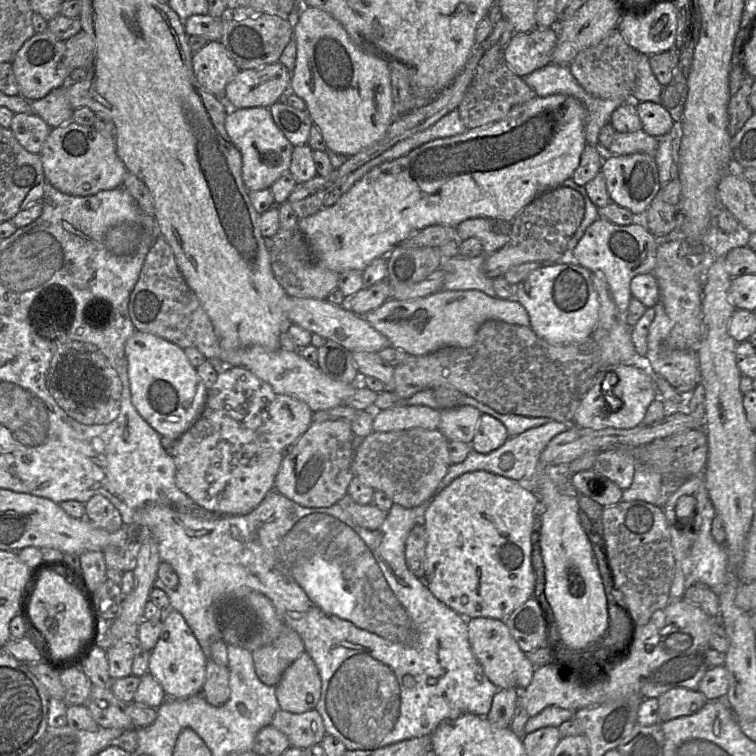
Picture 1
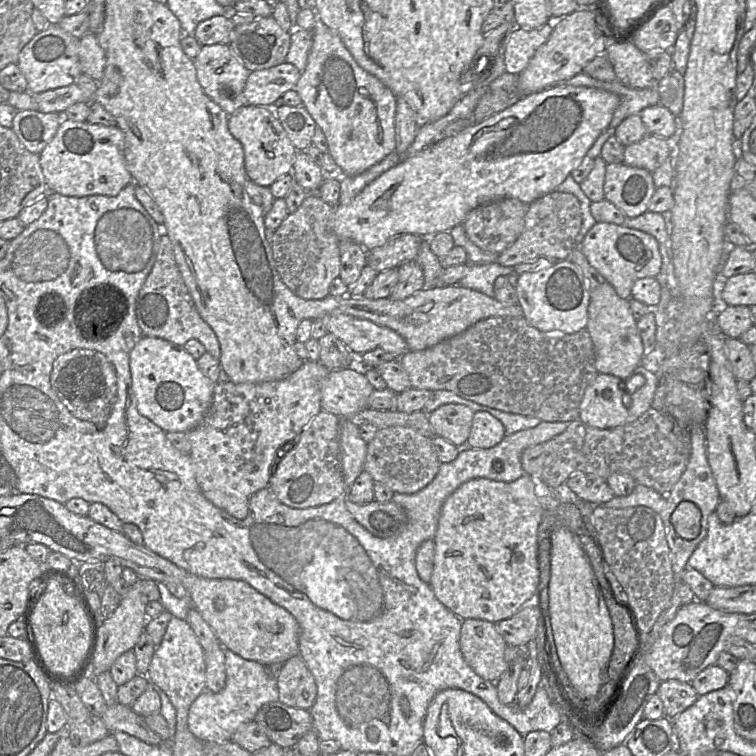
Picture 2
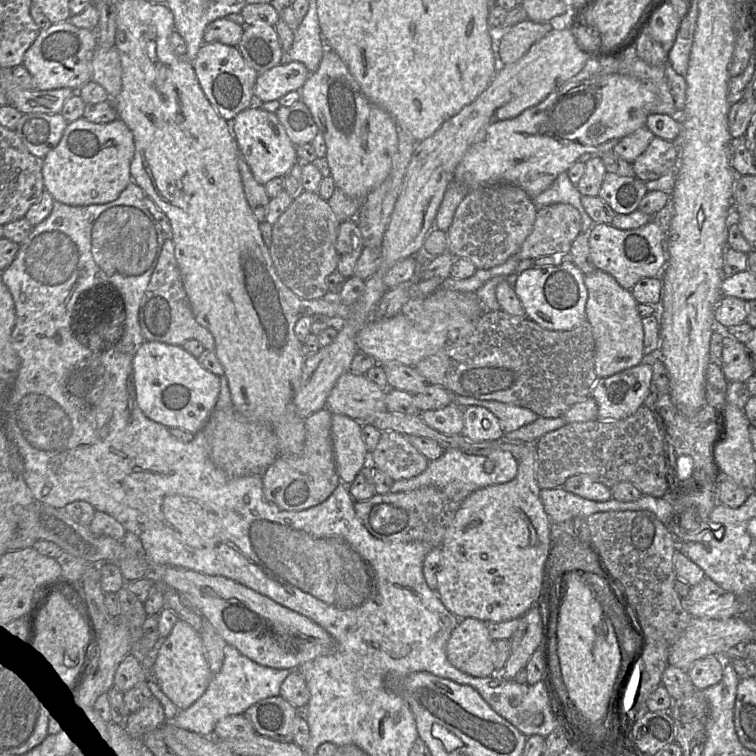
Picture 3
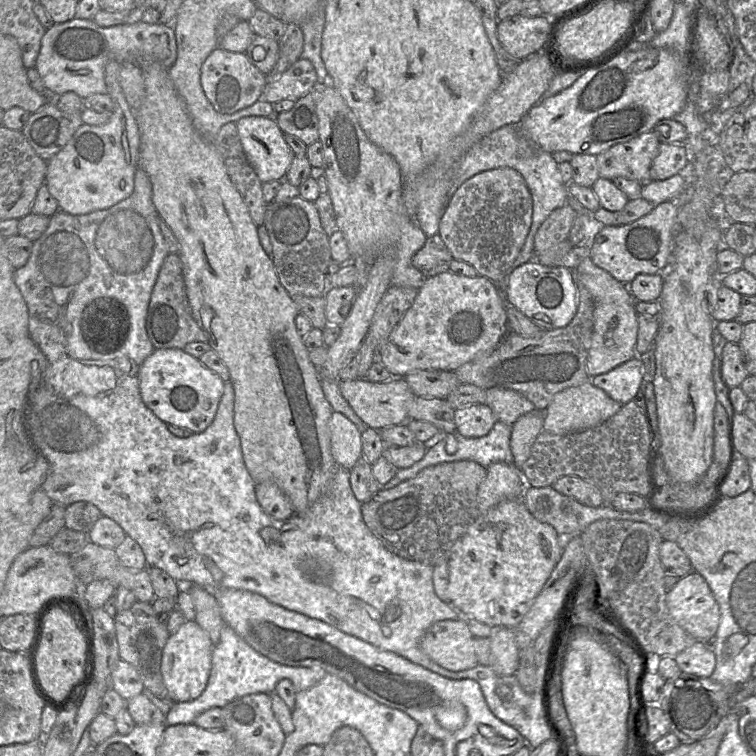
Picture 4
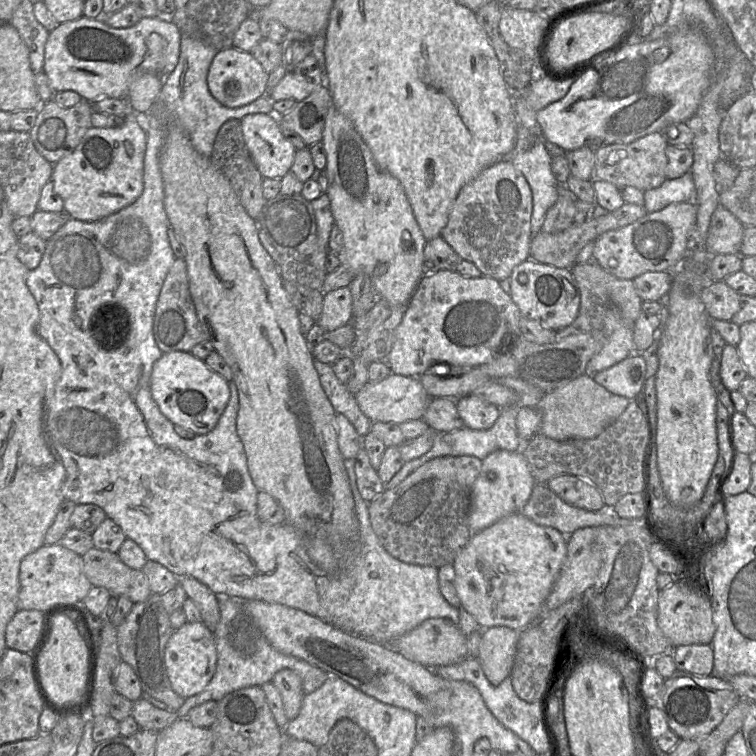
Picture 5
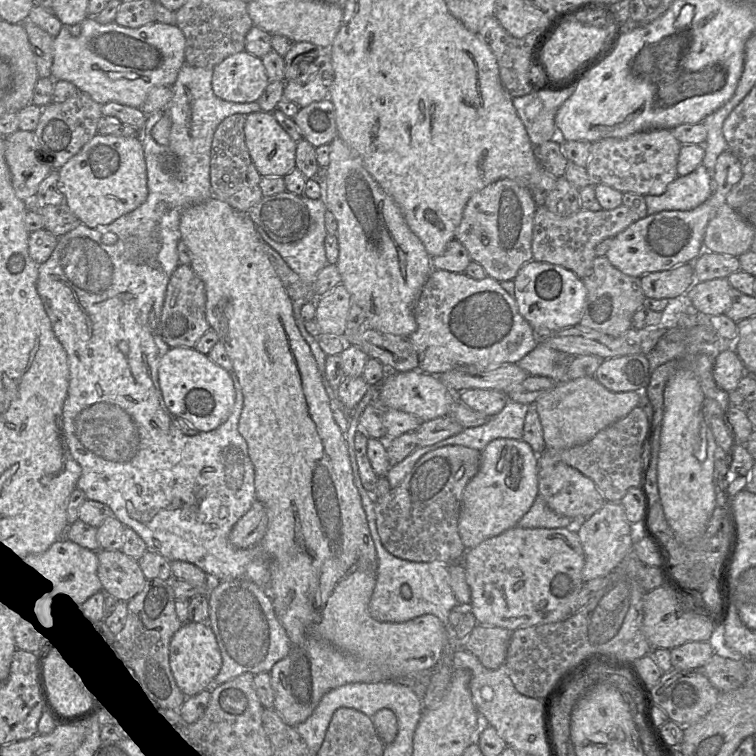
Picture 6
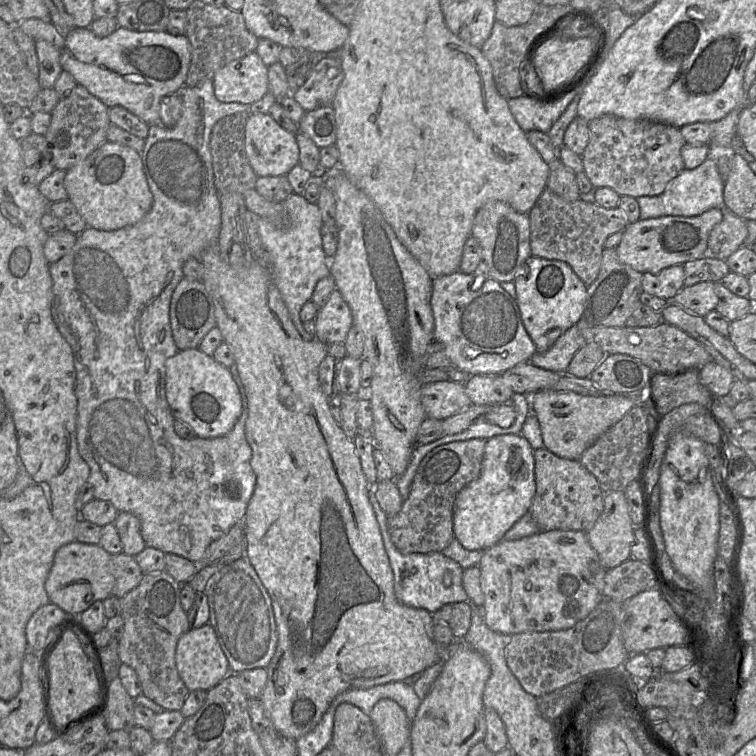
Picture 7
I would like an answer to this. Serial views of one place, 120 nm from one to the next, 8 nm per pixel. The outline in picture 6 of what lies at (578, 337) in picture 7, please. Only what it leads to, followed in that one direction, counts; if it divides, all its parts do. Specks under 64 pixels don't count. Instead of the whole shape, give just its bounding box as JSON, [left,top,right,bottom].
[517,342,576,382]

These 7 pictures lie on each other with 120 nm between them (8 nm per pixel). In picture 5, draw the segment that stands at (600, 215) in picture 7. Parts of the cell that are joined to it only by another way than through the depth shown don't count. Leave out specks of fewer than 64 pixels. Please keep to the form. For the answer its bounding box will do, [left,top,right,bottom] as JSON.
[530,203,647,269]

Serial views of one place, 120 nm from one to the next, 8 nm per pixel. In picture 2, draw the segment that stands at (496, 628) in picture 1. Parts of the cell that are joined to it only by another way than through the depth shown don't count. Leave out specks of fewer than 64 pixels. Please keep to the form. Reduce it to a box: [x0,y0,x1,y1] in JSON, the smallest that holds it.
[459,619,508,682]

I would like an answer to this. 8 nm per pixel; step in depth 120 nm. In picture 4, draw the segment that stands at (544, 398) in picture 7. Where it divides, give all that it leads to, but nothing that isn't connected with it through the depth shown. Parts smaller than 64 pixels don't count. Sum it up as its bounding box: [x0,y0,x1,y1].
[543,381,622,435]

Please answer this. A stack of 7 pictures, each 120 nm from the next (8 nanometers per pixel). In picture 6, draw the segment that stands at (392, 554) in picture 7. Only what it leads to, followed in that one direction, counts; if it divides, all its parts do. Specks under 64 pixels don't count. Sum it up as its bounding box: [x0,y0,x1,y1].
[345,425,459,635]

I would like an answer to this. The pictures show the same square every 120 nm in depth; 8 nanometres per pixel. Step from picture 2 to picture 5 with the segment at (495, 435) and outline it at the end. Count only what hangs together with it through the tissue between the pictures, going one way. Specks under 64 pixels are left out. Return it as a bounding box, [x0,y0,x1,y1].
[456,395,501,430]

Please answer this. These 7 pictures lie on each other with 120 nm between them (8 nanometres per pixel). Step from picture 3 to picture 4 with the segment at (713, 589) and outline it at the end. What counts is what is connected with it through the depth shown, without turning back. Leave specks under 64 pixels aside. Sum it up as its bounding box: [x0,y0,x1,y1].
[666,570,720,641]

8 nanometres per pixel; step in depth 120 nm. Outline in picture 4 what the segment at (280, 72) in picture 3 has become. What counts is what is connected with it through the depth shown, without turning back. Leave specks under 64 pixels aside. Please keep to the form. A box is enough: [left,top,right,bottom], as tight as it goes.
[259,58,317,104]

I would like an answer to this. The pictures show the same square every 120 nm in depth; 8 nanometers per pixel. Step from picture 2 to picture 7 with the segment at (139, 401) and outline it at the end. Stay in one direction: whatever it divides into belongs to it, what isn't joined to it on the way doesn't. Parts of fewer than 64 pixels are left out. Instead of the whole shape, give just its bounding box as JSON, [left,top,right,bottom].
[165,347,242,439]

